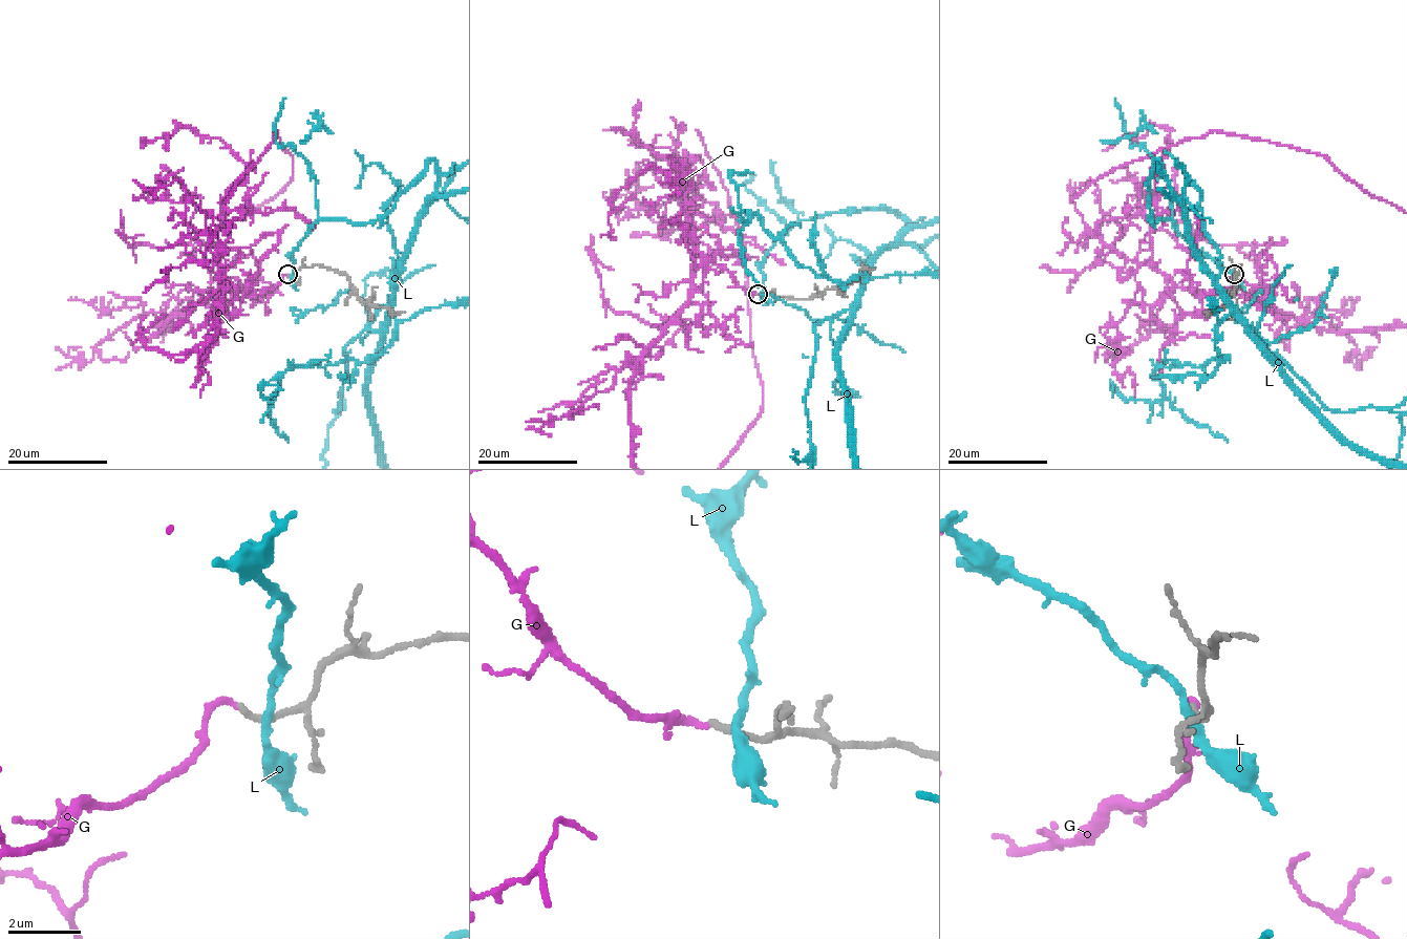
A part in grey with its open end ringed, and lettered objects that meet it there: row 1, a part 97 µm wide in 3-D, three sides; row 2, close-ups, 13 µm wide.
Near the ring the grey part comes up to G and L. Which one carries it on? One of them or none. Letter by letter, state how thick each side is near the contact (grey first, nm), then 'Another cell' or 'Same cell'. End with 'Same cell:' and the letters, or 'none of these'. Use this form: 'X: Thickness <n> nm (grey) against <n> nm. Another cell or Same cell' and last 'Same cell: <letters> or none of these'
G: Thickness 180 nm (grey) against 160 nm. Same cell
L: Thickness 220 nm (grey) against 200 nm. Another cell
Same cell: G

